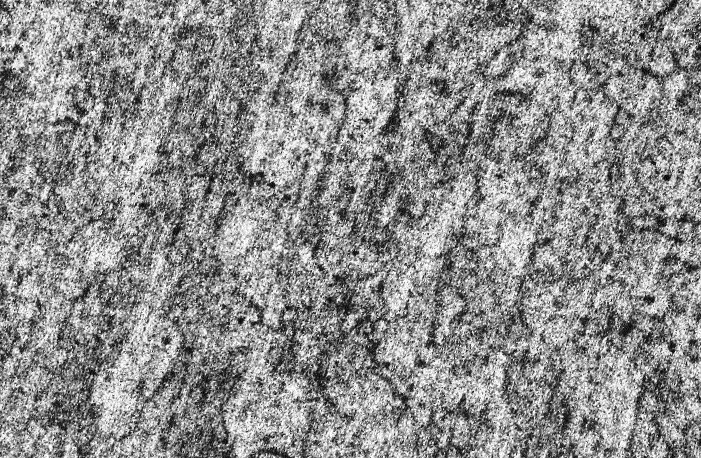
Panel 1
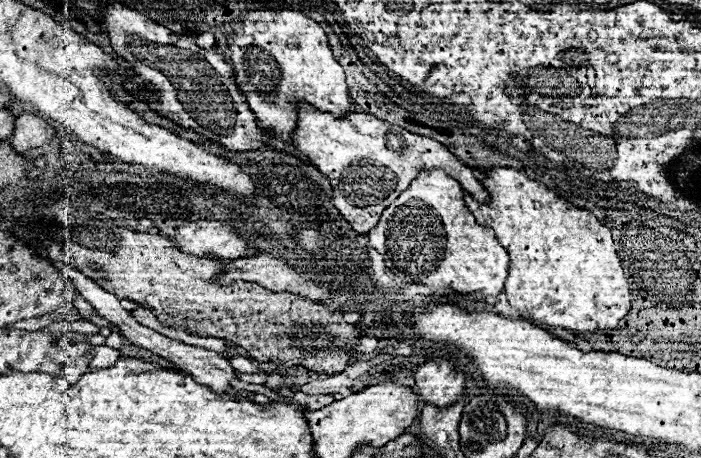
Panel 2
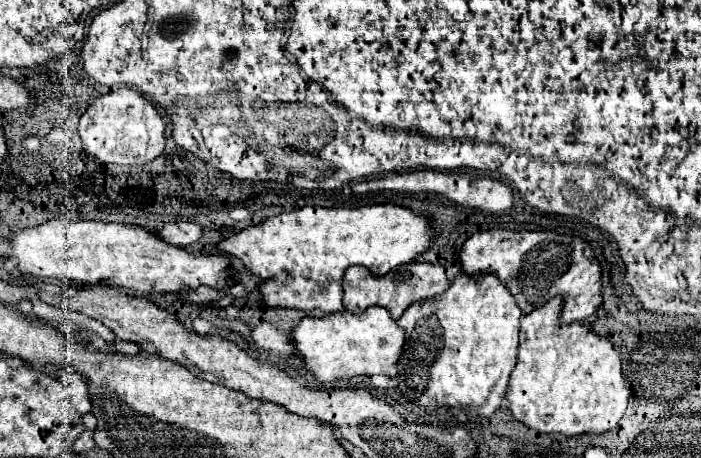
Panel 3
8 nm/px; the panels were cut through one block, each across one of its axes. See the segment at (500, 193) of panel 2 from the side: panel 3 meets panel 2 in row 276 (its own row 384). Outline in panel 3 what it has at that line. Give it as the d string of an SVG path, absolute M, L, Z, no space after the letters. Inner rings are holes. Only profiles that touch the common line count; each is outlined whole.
M556 296L542 308L536 308L530 314L522 316L518 364L514 366L508 388L506 388L510 410L518 422L538 432L558 432L564 436L580 436L586 432L596 432L596 434L606 432L618 424L630 398L630 392L626 388L626 382L620 370L620 356L612 346L612 342L604 336L598 336L592 328L580 322L562 324L560 312L562 312L562 298Z

